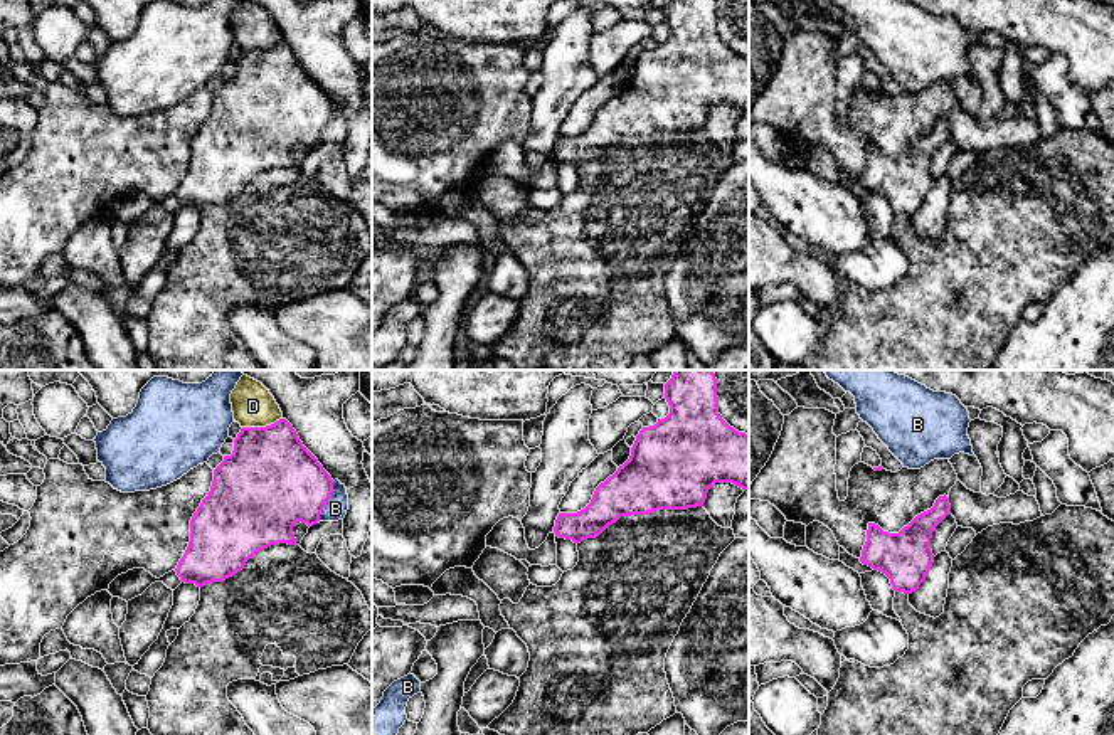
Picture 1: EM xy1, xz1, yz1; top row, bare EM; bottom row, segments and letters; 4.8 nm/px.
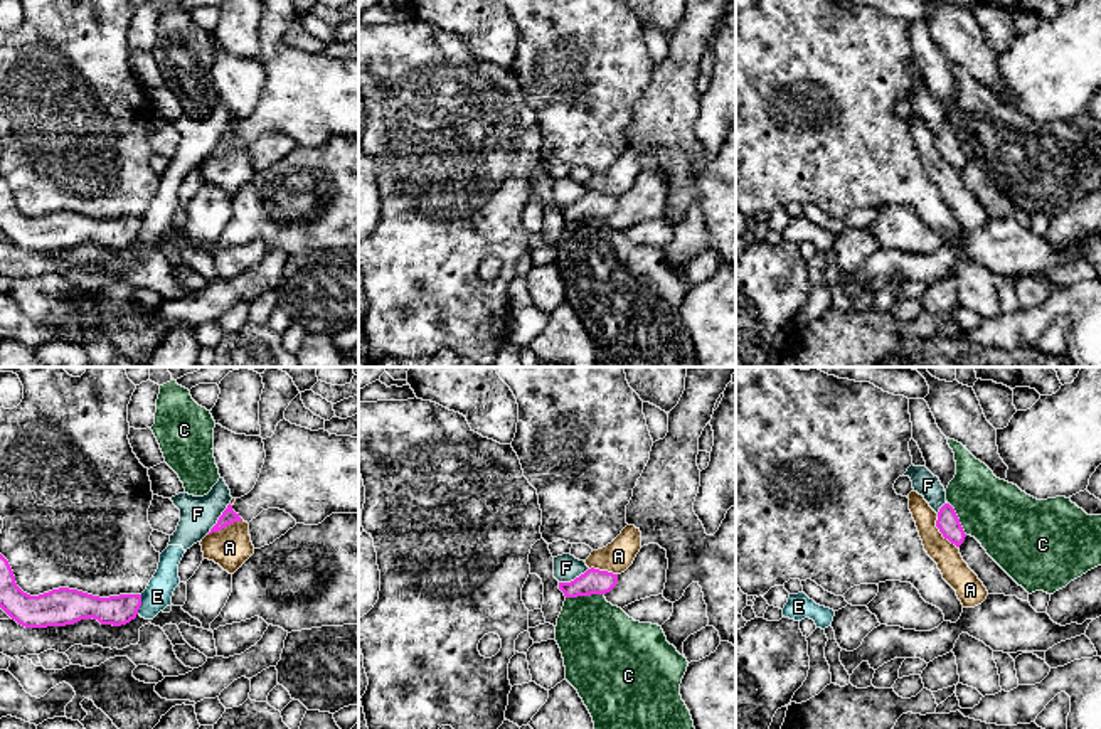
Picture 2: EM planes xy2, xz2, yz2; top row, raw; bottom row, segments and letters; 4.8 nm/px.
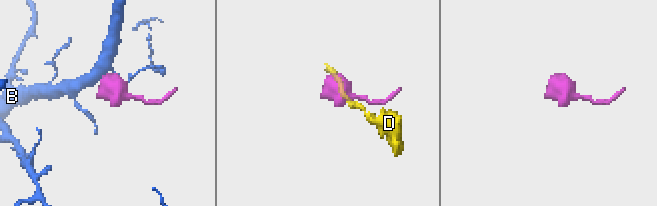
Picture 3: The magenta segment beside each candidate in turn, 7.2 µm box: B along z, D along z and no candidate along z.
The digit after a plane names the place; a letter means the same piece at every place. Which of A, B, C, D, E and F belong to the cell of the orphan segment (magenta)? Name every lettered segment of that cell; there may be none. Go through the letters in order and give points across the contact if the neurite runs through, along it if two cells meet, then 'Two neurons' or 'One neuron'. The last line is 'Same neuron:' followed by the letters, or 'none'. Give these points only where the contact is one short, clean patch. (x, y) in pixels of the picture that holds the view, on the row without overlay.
A: Boundary: yz2 (936, 137), (938, 154), (957, 170). Two neurons
B: Two neurons
C: Two neurons
D: Two neurons
E: Boundary: xy2 (142, 218), (142, 228), (137, 236). Two neurons
F: Boundary: xy2 (229, 125), (206, 157). Two neurons
Same neuron: none

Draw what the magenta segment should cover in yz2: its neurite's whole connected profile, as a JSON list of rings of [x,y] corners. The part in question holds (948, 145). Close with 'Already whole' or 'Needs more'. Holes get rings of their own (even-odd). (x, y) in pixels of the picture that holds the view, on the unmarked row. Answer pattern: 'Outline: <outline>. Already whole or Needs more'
Outline: [[[944,126],[938,135],[936,150],[951,167],[960,170],[966,160],[955,131]]]. Already whole

